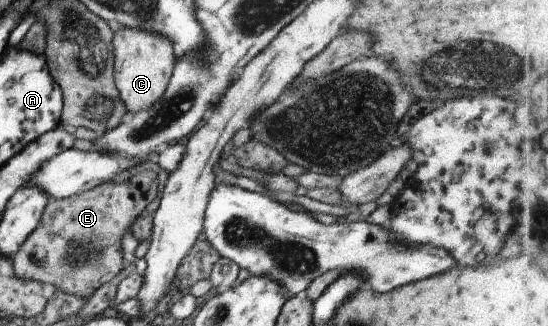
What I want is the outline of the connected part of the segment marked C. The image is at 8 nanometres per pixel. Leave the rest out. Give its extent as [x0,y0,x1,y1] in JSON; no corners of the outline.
[113,27,176,114]

